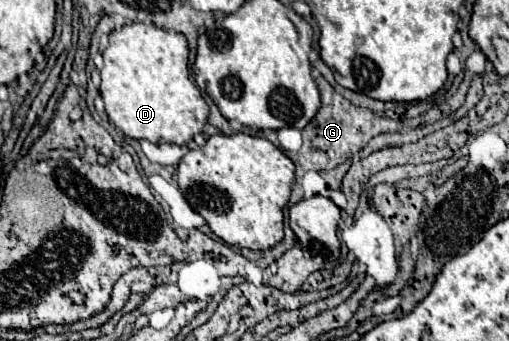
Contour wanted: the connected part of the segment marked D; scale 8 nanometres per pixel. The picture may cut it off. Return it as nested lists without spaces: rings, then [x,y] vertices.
[[[133,23],[125,25],[119,31],[111,31],[109,47],[103,51],[103,69],[101,69],[101,97],[105,101],[105,111],[109,121],[115,123],[127,137],[133,139],[147,139],[151,143],[175,143],[175,145],[189,145],[197,133],[203,131],[209,105],[201,97],[197,85],[189,79],[187,59],[189,47],[183,33],[177,31],[163,31],[155,25]]]

